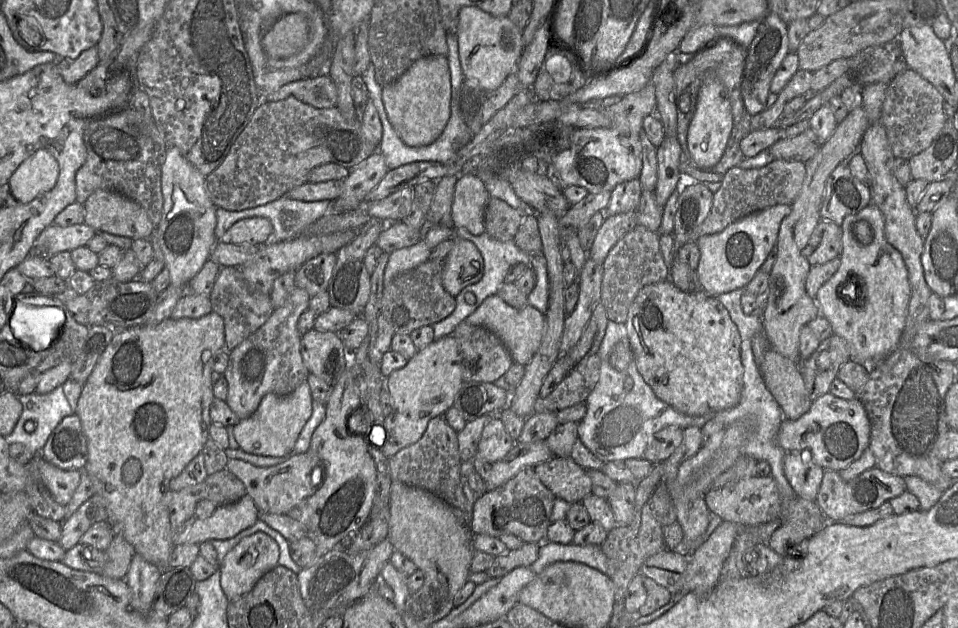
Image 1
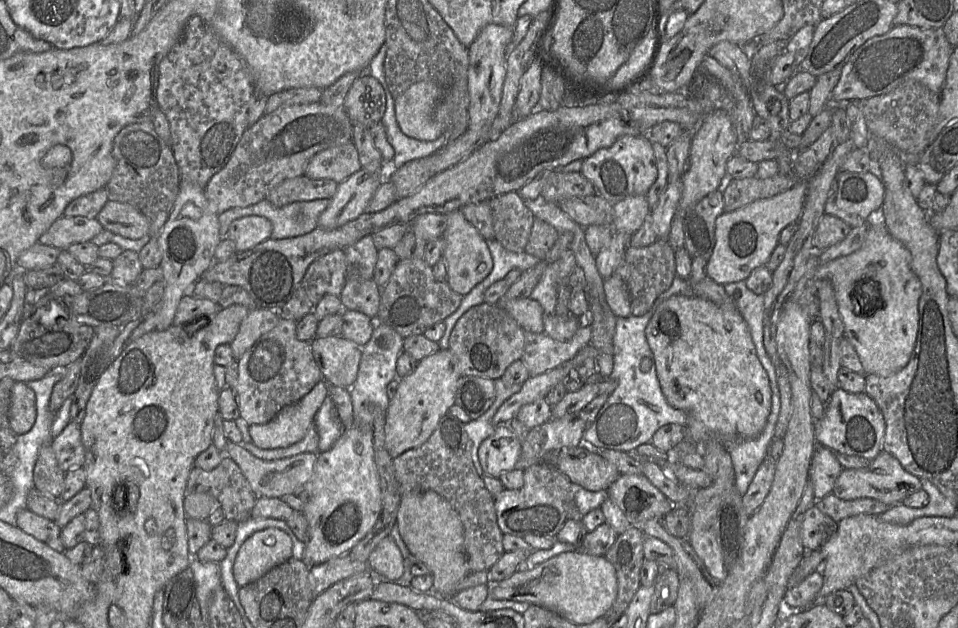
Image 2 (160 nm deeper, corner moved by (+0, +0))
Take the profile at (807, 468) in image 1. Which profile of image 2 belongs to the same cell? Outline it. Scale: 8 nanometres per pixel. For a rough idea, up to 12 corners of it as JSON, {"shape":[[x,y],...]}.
{"shape":[[816,446],[808,473],[815,500],[832,493],[842,470]]}

